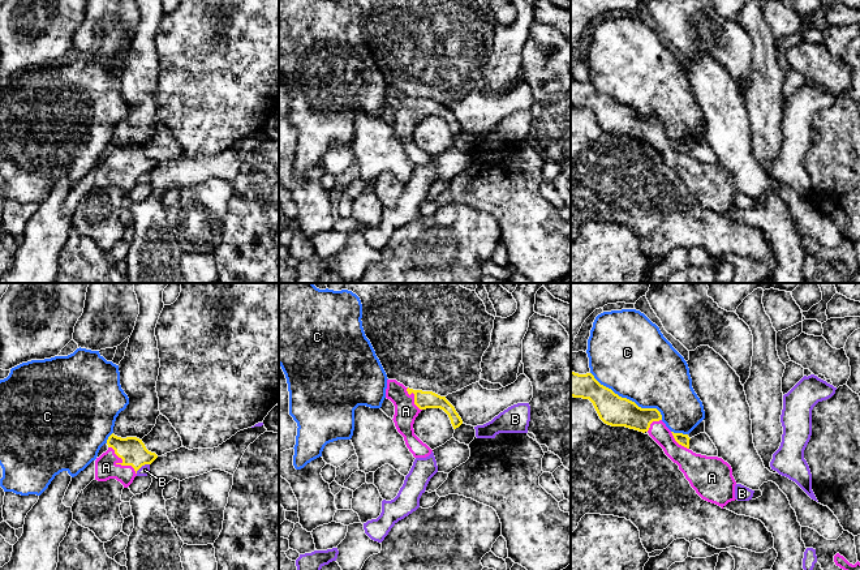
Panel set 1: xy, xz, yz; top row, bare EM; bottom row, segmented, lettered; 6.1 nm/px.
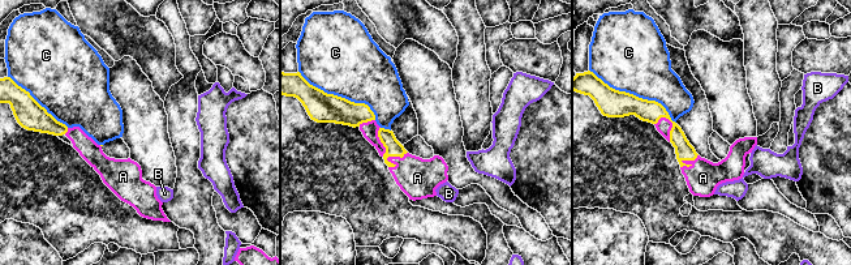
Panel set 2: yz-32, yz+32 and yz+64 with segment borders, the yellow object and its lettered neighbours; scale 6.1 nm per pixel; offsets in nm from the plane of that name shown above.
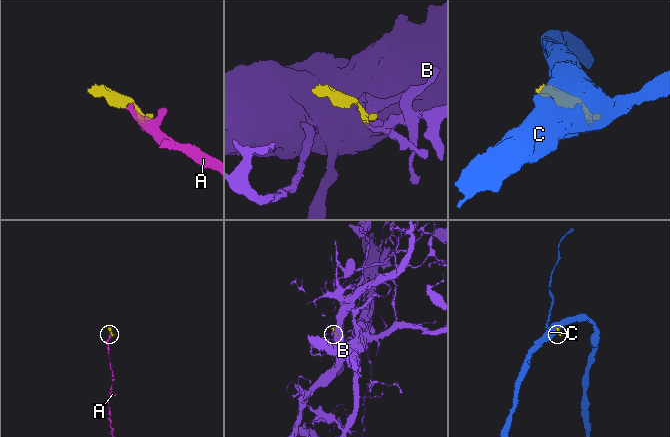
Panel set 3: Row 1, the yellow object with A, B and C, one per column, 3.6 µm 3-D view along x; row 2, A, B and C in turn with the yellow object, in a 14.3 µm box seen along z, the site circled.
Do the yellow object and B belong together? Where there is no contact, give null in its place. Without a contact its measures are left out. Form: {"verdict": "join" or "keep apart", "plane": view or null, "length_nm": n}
{"verdict": "keep apart", "plane": "xy", "length_nm": 110}

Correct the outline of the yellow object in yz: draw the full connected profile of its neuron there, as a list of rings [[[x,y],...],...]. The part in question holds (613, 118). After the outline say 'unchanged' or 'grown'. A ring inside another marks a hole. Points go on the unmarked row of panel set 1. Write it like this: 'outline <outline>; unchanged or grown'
outline [[[572,78],[571,104],[589,107],[599,127],[607,133],[648,140],[665,162],[679,173],[702,207],[722,217],[736,207],[736,189],[731,173],[722,166],[693,160],[689,157],[688,142],[671,140],[657,116],[641,116],[601,93],[592,81],[579,82]]]; grown

